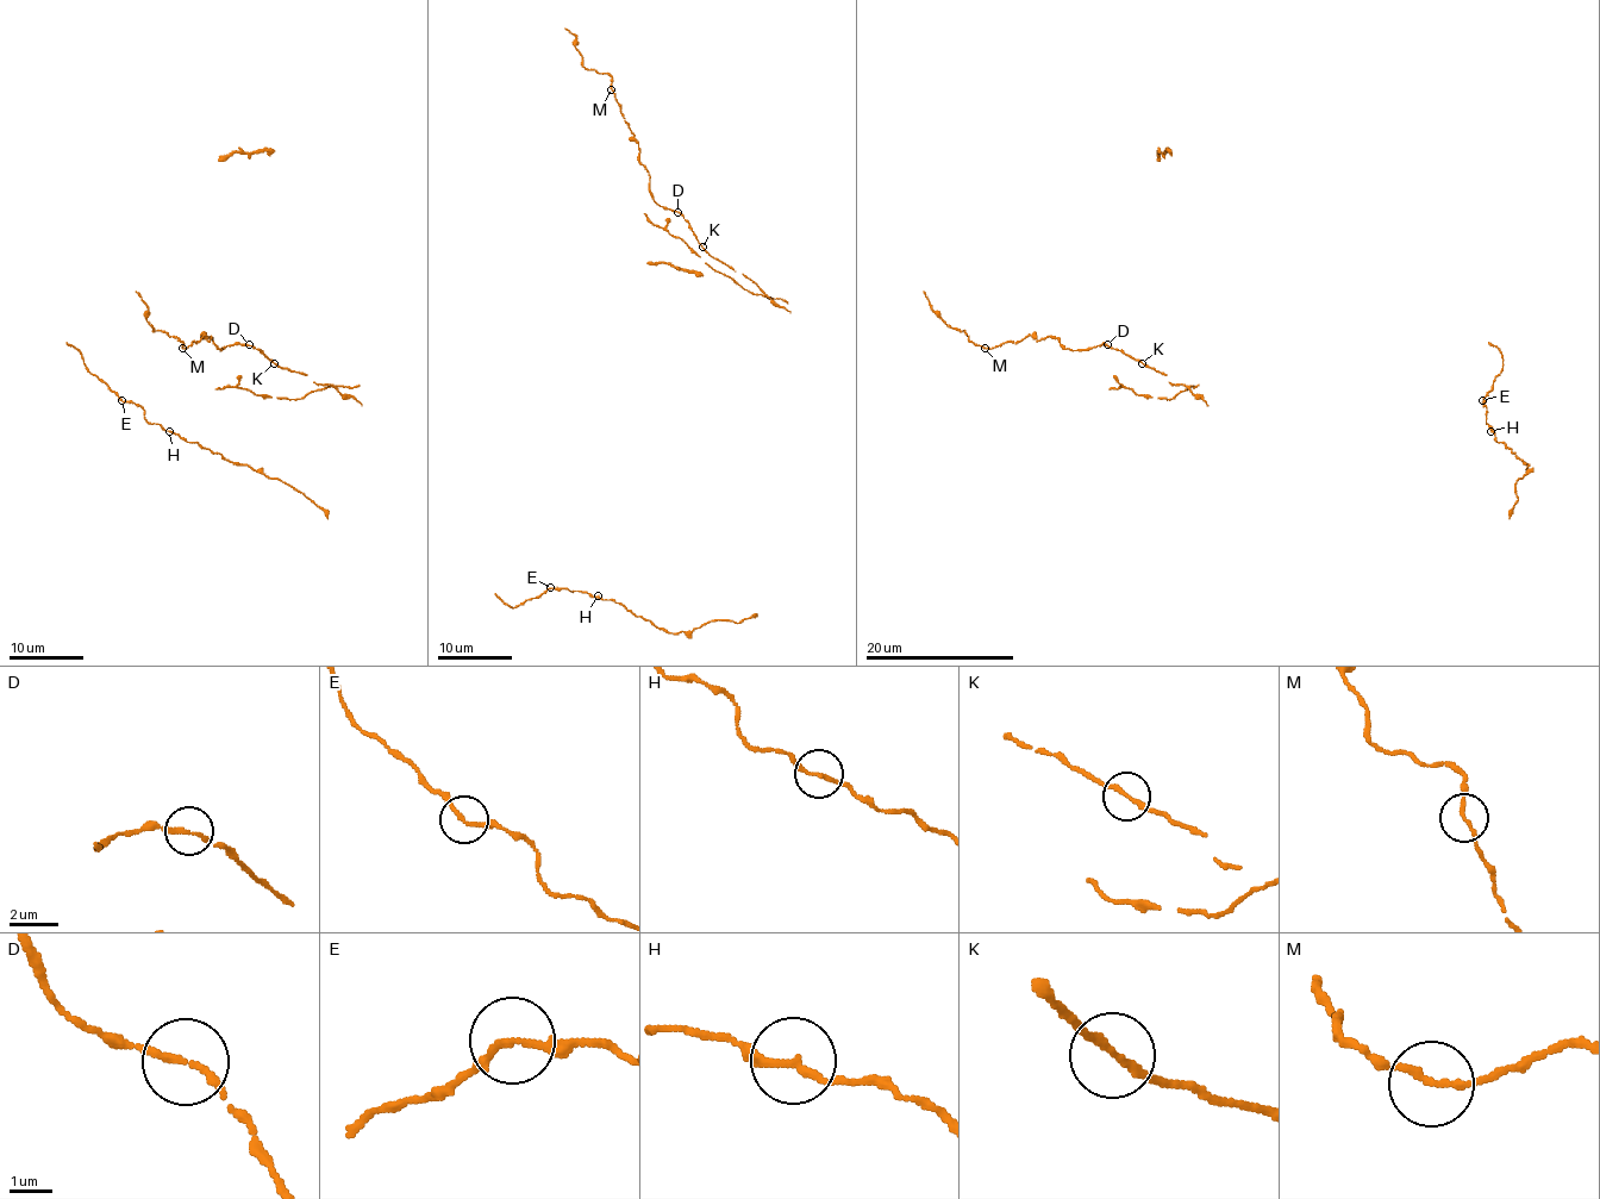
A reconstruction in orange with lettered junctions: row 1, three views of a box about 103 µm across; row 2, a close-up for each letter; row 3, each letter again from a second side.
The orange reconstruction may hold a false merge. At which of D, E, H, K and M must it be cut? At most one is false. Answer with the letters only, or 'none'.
E

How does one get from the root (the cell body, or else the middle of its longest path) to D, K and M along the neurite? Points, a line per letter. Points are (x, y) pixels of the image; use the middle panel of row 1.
D: (789, 313), (751, 280), (716, 260), (676, 211)
K: (789, 313), (702, 247)
M: (789, 313), (751, 280), (716, 260), (676, 211), (663, 210), (652, 198), (638, 141), (612, 88)

